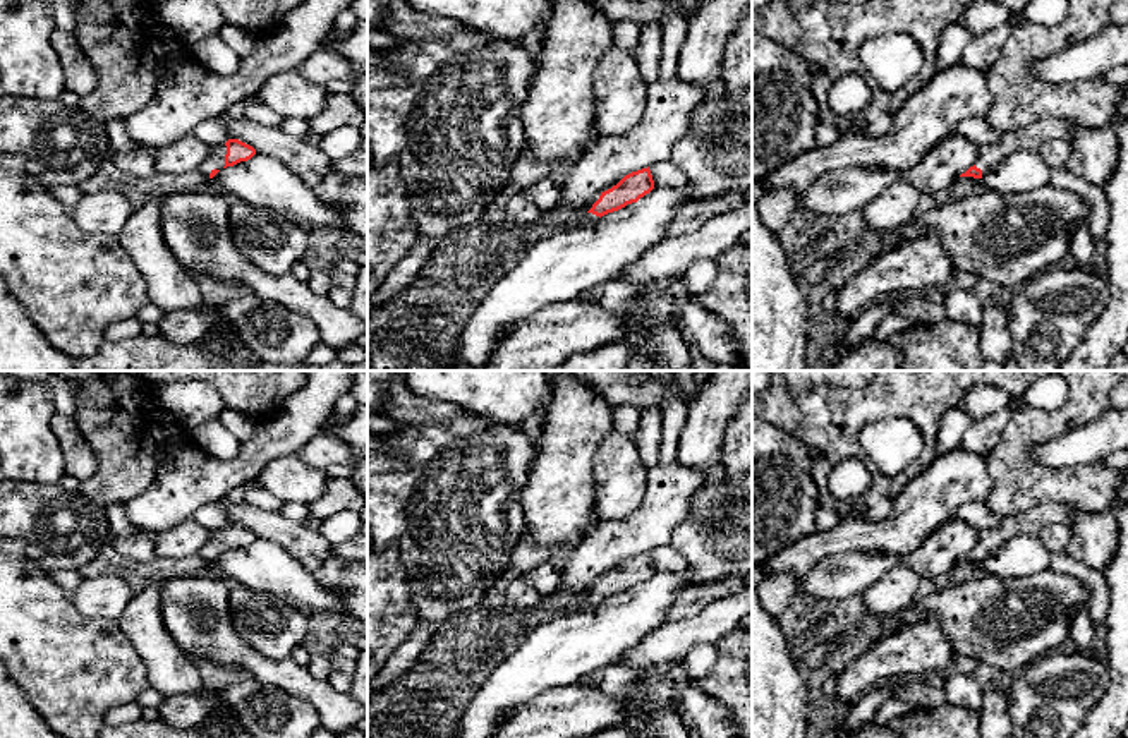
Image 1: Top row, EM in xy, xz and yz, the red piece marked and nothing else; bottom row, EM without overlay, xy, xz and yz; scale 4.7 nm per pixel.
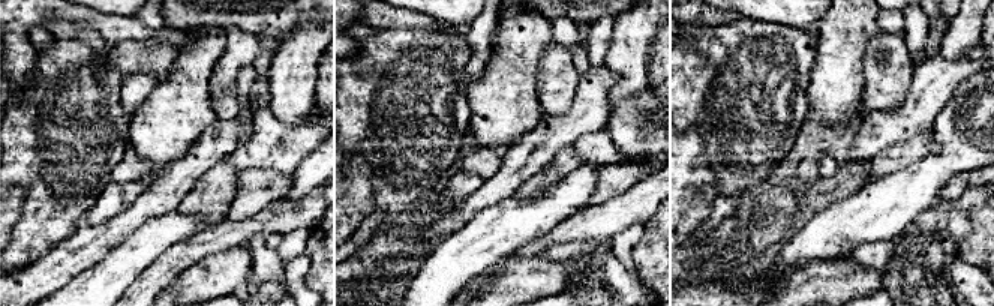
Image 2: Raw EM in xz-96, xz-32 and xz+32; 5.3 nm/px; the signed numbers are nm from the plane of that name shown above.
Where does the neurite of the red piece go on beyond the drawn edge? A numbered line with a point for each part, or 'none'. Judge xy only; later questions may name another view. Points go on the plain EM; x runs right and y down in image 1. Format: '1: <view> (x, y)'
1: xy (217, 541)

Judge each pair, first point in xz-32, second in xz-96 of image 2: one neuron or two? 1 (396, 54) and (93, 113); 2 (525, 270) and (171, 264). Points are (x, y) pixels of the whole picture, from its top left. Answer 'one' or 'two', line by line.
1: one
2: two

